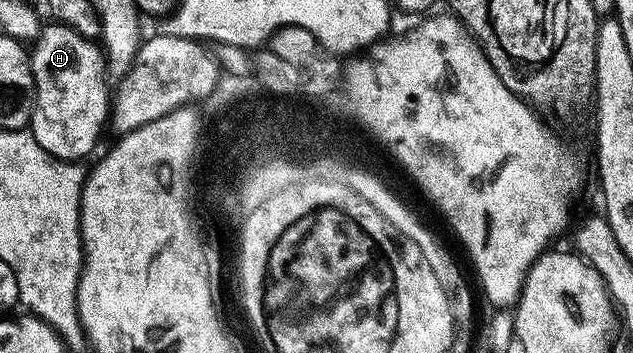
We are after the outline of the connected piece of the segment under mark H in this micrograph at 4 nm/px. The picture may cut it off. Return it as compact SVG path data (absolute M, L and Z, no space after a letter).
M53 24L41 26L29 50L30 66L34 76L34 114L30 117L28 132L34 136L36 143L40 143L40 147L44 147L44 151L61 161L82 161L97 147L102 125L104 129L108 121L112 104L111 90L106 90L108 62L105 52L97 44L94 46L93 40L83 37L65 24Z

